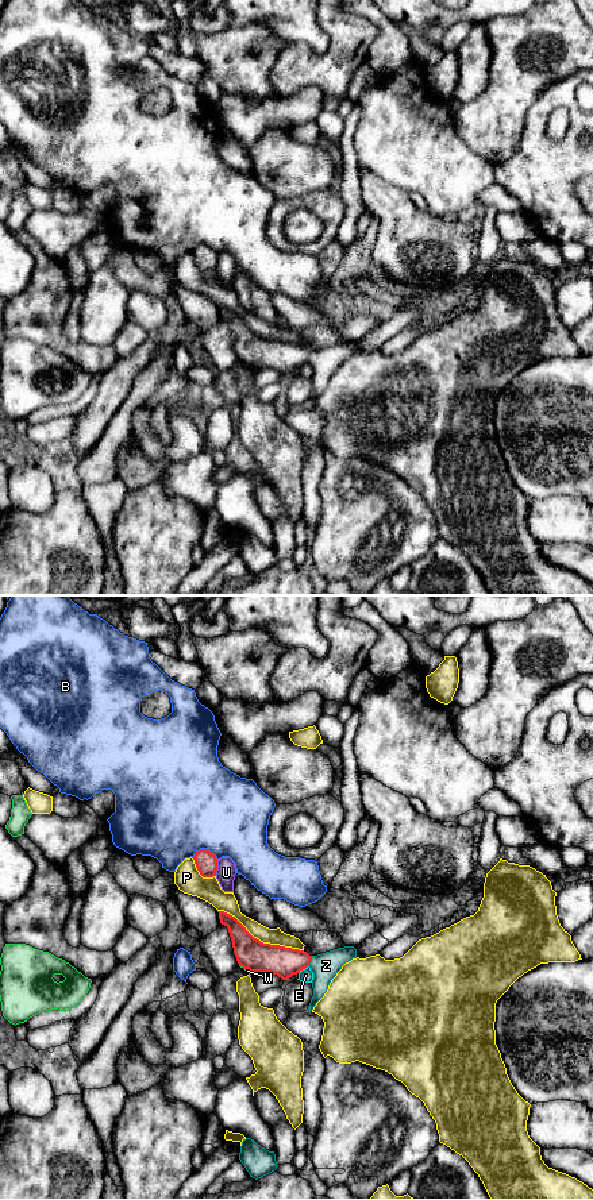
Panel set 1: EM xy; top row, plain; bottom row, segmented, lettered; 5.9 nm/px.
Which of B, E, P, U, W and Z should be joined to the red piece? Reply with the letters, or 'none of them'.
Z

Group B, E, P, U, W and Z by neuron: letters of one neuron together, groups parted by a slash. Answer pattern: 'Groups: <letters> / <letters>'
Groups: B / E / P / U / W / Z

